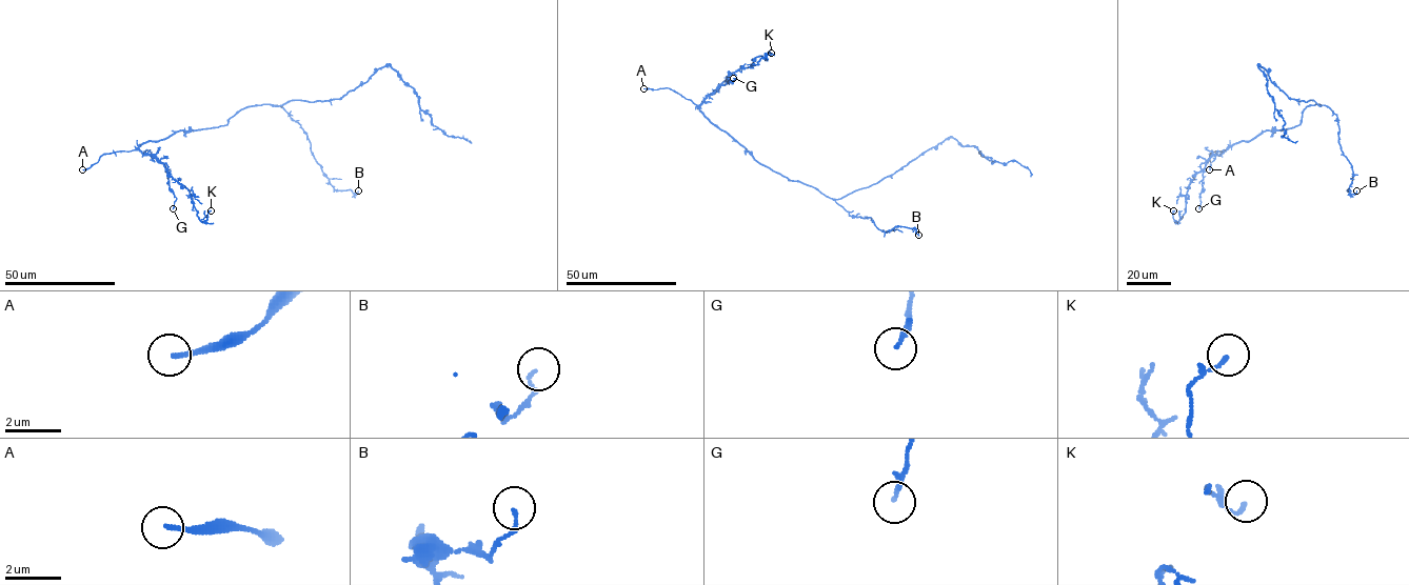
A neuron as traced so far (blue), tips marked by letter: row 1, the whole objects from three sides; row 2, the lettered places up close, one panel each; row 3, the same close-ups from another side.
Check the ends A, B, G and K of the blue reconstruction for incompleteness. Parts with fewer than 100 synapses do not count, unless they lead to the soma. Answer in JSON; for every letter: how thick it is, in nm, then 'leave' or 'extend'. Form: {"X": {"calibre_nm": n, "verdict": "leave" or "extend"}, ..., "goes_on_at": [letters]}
{"A": {"calibre_nm": 140, "verdict": "extend"}, "B": {"calibre_nm": 130, "verdict": "leave"}, "G": {"calibre_nm": 170, "verdict": "leave"}, "K": {"calibre_nm": 120, "verdict": "leave"}, "goes_on_at": ["A"]}

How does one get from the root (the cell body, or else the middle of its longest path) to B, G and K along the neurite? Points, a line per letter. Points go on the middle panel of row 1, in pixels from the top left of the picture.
B: (819, 192), (833, 199), (851, 216), (871, 218), (882, 232), (905, 226), (914, 228), (918, 235)
G: (819, 192), (758, 163), (700, 111), (707, 96), (720, 85), (737, 79), (733, 78)
K: (819, 192), (758, 163), (700, 111), (703, 100), (723, 85), (729, 75), (756, 64), (771, 53)

